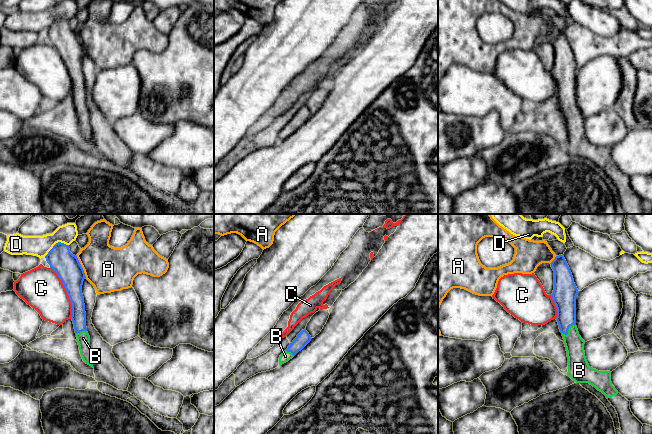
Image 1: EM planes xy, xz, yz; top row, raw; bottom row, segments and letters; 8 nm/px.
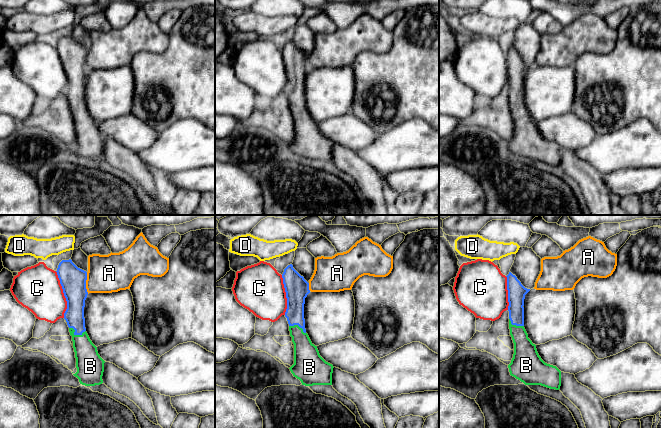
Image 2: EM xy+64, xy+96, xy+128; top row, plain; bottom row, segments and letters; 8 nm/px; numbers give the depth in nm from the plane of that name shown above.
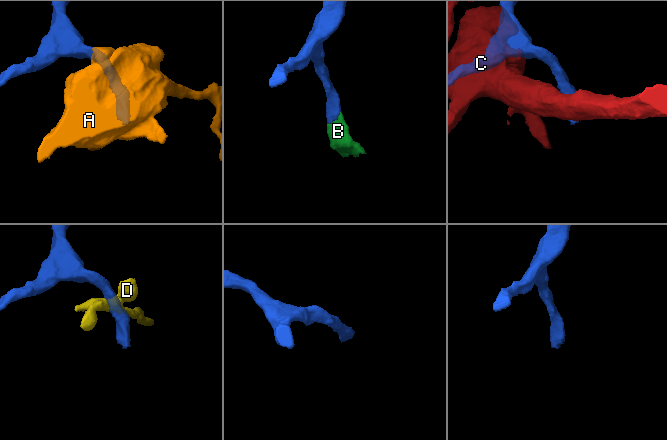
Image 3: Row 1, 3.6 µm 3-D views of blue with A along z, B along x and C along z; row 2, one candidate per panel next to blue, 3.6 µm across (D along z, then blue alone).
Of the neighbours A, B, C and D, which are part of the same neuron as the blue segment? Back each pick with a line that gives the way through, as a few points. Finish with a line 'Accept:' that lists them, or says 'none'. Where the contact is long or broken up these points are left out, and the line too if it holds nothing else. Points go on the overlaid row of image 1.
B: Path across: yz (565, 299), (567, 330), (574, 344)
Accept: B

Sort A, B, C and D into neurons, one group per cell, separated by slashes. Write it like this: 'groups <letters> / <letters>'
groups A / B / C / D

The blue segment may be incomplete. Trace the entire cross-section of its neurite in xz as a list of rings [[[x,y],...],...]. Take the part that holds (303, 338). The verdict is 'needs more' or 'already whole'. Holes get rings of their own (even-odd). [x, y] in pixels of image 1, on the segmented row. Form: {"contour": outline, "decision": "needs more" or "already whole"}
{"contour": [[[302,330],[297,337],[293,340],[288,348],[280,355],[279,365],[282,365],[292,359],[299,351],[301,351],[310,341],[311,336],[306,331]]], "decision": "needs more"}

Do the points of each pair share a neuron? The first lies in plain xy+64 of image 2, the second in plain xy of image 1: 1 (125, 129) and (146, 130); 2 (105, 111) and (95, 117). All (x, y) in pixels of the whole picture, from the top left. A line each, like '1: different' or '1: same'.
1: same
2: different

